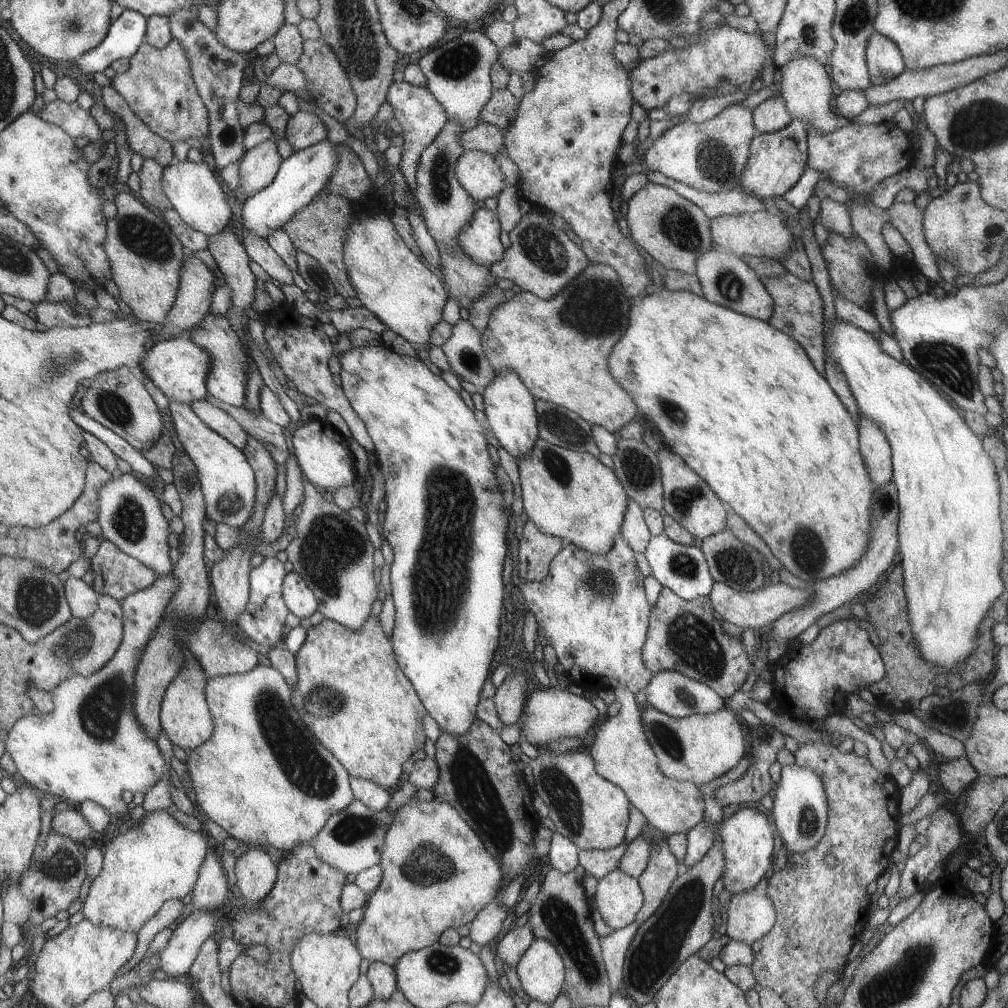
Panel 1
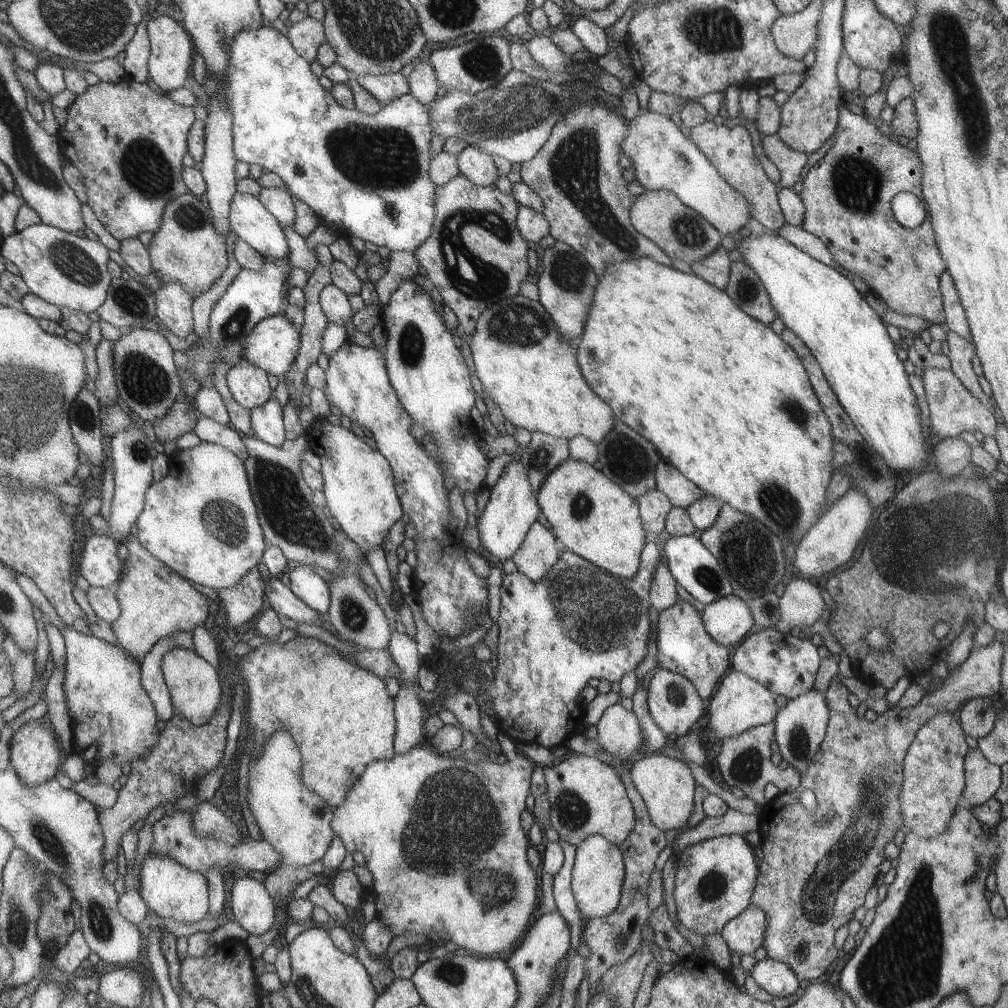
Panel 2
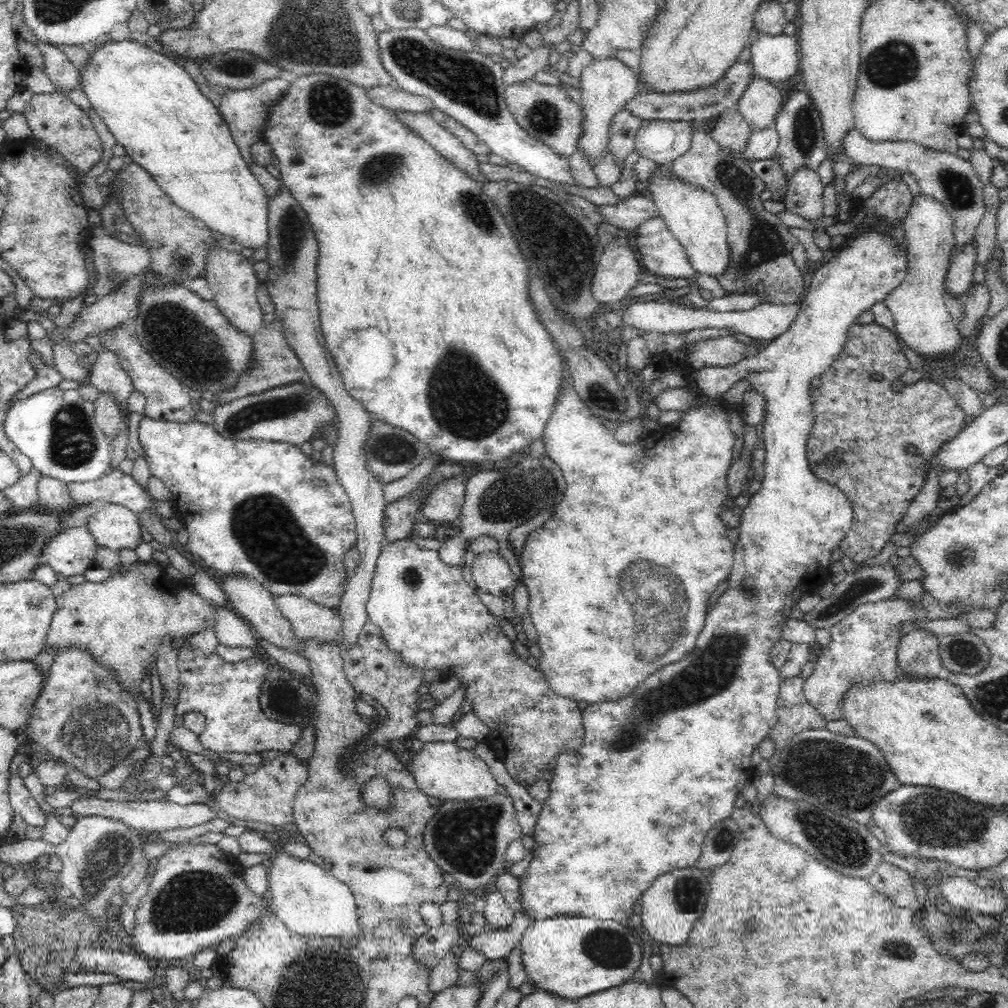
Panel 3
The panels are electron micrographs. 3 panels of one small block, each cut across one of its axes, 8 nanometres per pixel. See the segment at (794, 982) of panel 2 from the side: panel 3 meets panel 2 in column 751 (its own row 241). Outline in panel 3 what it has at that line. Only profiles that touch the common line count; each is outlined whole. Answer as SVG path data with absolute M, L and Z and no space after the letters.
M970 240L951 261L945 276L945 286L948 295L960 299L979 273L977 265L977 242Z

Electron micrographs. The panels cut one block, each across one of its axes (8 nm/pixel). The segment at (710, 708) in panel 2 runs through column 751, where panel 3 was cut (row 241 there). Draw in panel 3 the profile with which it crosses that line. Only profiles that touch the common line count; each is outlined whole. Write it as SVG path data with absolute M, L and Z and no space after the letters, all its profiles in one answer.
M660 171L654 172L650 180L642 182L642 186L643 192L656 203L658 214L673 237L684 247L693 270L712 278L723 274L731 262L731 254L727 241L727 220L717 198L701 188L694 188L686 180L672 179Z

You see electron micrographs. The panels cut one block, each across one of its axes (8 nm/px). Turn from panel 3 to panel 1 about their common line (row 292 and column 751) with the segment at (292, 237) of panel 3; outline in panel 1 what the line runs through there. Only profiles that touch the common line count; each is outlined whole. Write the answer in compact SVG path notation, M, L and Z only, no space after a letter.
M712 249L699 258L695 274L702 284L703 298L713 304L762 321L769 322L774 315L774 298L760 282L758 274L746 262L742 262L736 254L723 249Z

